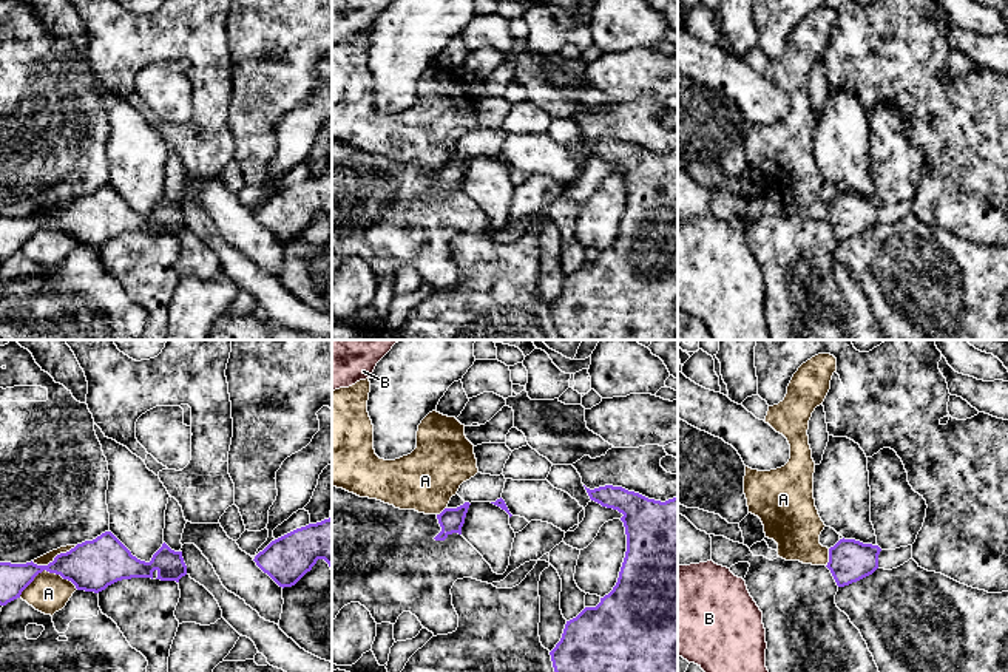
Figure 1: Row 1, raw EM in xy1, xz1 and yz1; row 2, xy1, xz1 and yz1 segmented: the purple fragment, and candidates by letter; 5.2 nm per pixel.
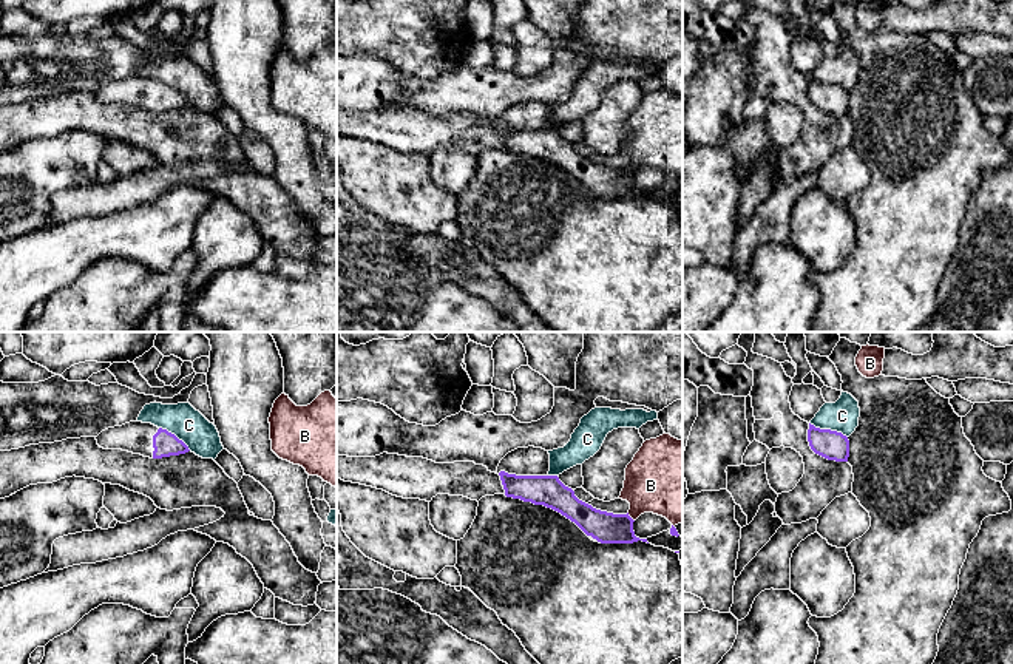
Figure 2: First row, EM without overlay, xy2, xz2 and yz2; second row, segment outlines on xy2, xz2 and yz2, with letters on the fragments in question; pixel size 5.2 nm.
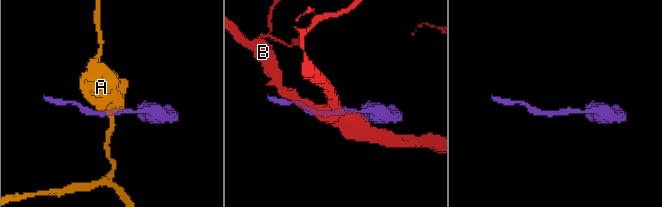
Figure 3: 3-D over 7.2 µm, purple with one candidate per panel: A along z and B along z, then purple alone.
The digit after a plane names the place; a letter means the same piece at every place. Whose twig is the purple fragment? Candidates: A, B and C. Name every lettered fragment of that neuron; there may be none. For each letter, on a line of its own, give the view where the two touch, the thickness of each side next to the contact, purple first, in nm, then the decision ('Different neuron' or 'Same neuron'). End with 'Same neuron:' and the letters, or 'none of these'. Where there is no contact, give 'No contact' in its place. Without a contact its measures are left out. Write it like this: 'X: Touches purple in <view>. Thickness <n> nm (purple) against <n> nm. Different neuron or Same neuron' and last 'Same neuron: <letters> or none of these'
A: Touches purple in xy1. Thickness 260 nm (purple) against 200 nm. Different neuron
B: Touches purple in xz2. Thickness 160 nm (purple) against 340 nm. Different neuron
C: Touches purple in yz2. Thickness 150 nm (purple) against 160 nm. Different neuron
Same neuron: none of these

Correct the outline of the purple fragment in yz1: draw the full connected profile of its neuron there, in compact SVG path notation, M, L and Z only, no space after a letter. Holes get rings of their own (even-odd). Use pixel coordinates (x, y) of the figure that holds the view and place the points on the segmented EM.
M840 539L829 548L827 568L838 587L857 582L878 568L881 548L855 539Z

